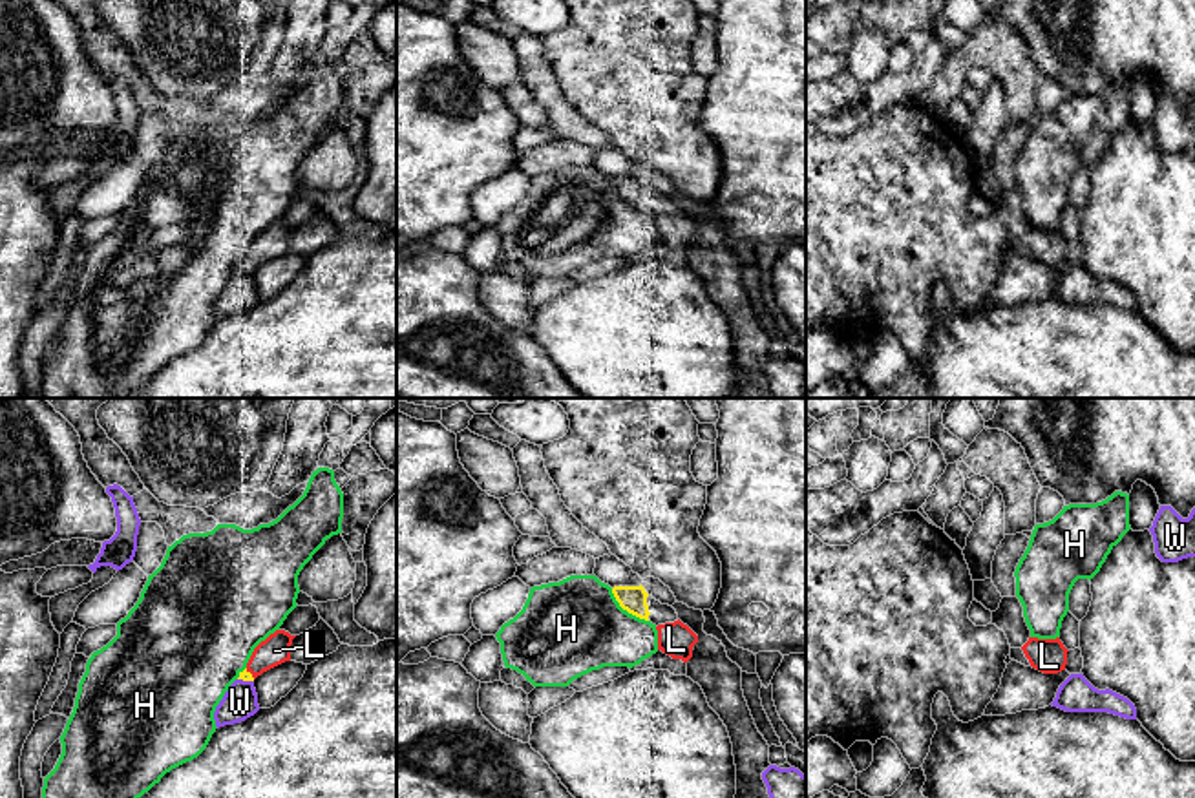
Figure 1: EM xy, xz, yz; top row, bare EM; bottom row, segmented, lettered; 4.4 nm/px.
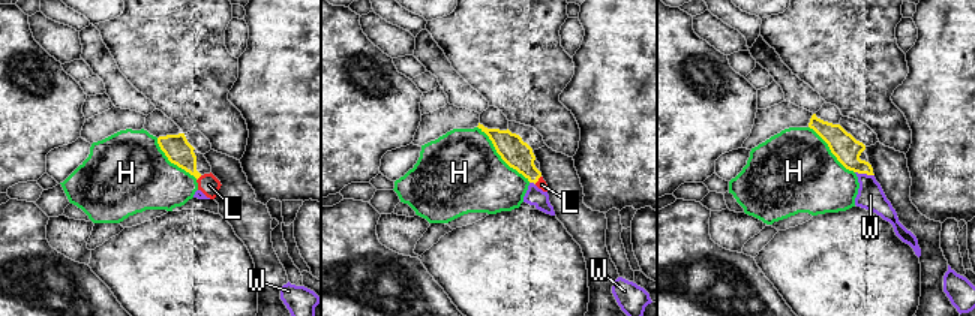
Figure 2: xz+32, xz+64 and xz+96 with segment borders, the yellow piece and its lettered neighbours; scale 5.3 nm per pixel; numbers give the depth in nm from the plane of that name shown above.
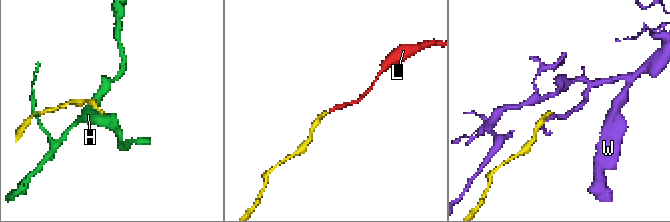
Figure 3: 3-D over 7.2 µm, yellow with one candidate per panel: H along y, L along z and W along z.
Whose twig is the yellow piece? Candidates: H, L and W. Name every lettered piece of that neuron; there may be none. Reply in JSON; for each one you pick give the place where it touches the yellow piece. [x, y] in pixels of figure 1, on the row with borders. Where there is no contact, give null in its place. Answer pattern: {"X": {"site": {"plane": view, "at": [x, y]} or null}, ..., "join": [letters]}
{"L": {"site": {"plane": "xy", "at": [251, 674]}}, "join": ["L"]}

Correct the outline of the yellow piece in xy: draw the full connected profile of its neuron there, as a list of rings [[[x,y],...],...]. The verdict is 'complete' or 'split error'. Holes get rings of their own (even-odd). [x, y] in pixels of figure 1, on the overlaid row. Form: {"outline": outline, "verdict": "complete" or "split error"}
{"outline": [[[276,630],[274,634],[270,634],[265,641],[261,641],[254,648],[254,652],[247,663],[247,668],[243,672],[239,672],[238,679],[254,681],[263,672],[267,672],[285,661],[291,661],[291,645],[292,645],[294,637],[296,635],[291,635],[285,630]]], "verdict": "split error"}

